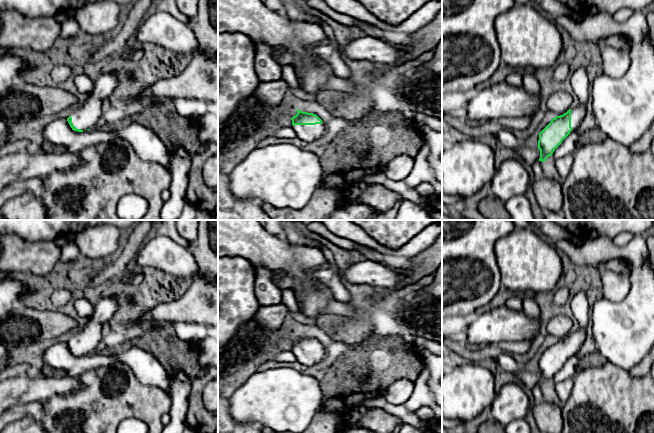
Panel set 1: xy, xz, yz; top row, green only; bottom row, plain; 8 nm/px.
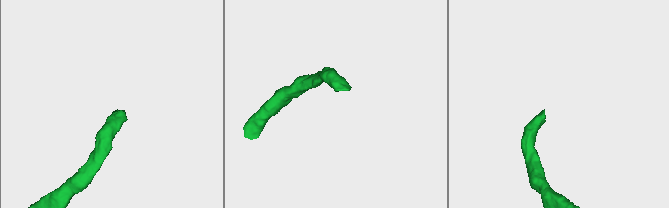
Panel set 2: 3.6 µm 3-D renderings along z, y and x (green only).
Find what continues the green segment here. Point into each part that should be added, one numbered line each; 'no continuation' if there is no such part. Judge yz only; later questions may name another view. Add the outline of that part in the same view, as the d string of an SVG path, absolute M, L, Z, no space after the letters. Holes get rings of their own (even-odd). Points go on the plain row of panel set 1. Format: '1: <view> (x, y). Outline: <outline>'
1: yz (578, 337). Outline: M578 328L574 332L571 333L571 351L572 354L578 354L578 352L581 349L581 346L583 345L585 339L586 339L586 334L587 334L587 329L582 329Z

